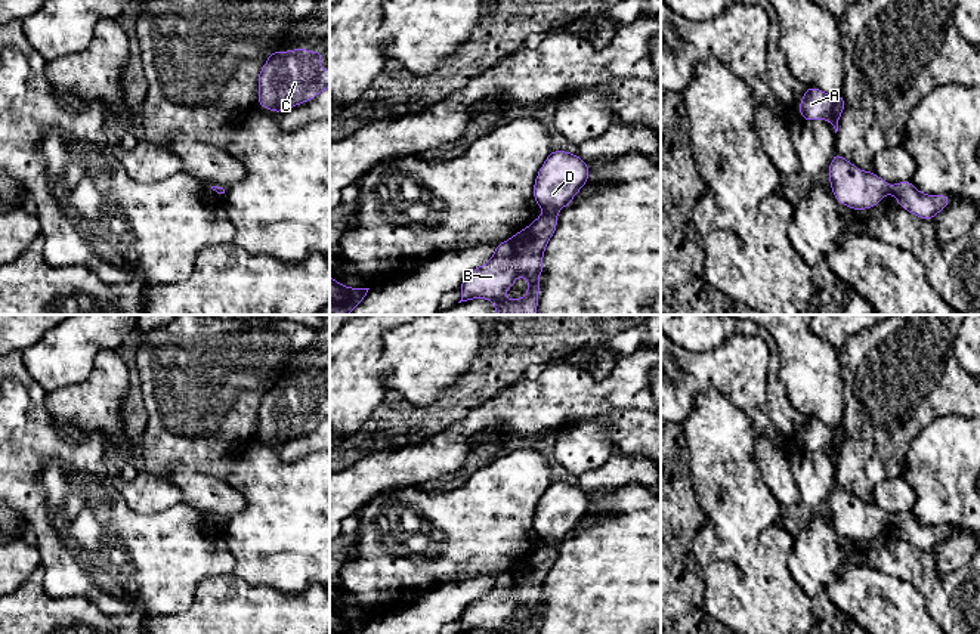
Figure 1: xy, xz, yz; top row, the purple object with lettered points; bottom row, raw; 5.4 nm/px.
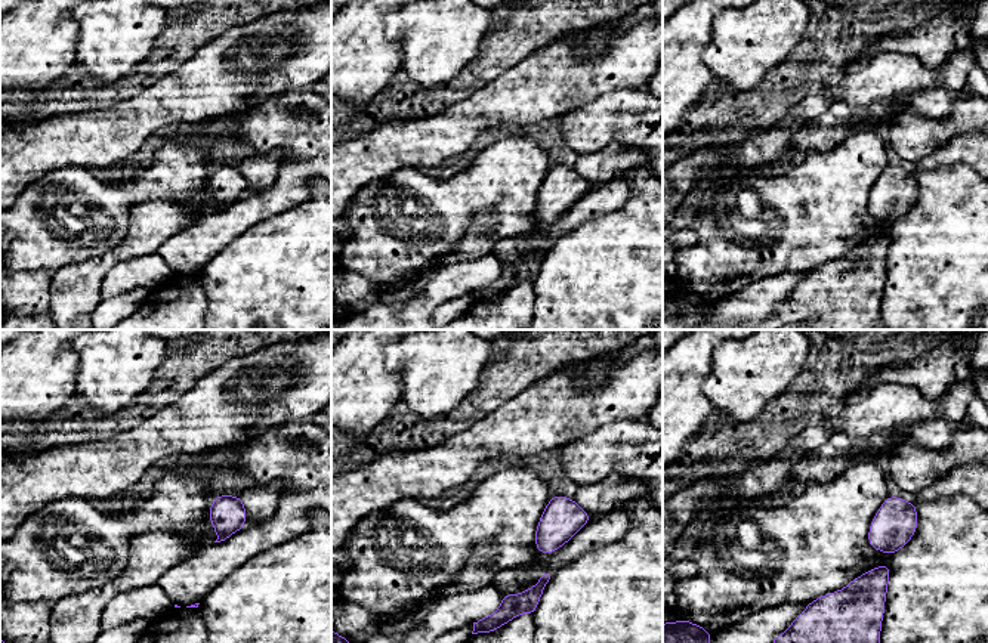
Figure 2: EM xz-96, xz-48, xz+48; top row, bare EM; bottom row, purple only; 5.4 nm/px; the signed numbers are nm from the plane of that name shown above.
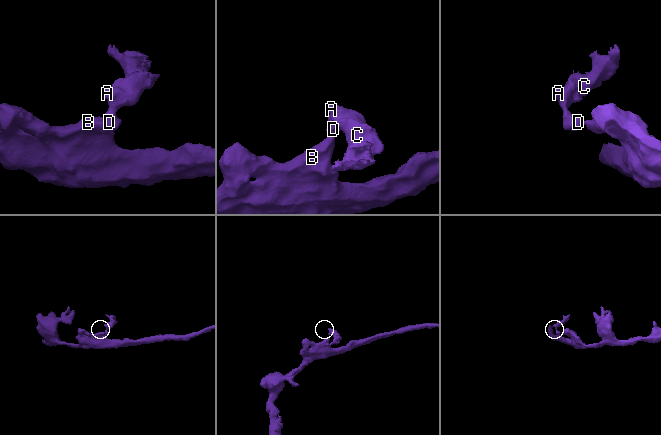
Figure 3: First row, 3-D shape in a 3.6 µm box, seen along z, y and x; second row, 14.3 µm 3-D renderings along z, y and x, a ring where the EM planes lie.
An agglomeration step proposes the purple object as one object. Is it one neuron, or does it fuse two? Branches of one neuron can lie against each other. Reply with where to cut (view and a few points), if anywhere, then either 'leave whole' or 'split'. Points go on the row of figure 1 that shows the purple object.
cut in xz along (544, 212), (555, 213); split

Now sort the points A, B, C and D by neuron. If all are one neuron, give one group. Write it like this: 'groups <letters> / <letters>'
groups A C D / B

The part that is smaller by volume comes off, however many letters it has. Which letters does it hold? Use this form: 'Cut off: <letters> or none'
Cut off: A, C, D

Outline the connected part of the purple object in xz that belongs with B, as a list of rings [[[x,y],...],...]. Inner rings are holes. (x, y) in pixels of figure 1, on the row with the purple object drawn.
[[[544,213],[523,231],[495,245],[489,262],[473,269],[458,287],[458,303],[488,299],[495,303],[497,315],[537,315],[542,256],[556,228],[557,214]],[[517,276],[528,278],[528,294],[506,300],[504,293],[513,287]]]

